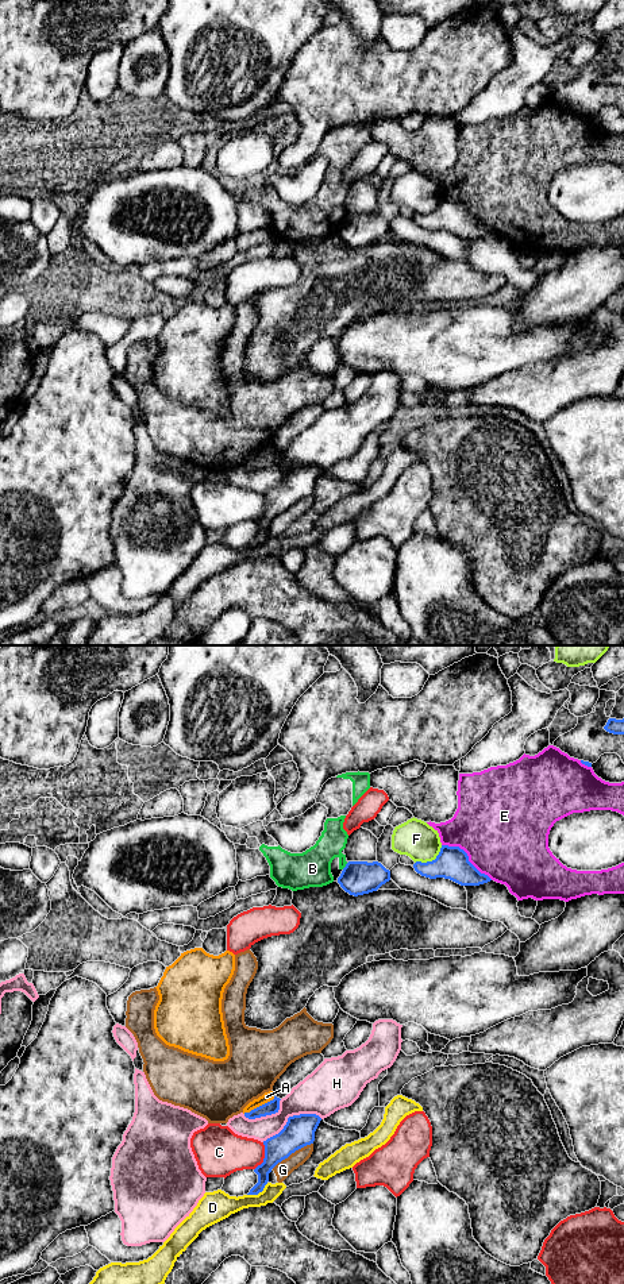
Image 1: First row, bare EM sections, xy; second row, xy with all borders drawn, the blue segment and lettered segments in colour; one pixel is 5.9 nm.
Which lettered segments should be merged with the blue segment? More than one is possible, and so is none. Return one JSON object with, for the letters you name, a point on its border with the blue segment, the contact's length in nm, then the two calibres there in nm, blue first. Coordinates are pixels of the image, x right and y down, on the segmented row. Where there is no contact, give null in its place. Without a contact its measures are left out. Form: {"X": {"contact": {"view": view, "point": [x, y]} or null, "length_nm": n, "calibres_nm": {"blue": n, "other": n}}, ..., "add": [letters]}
{"A": {"contact": {"view": "xy", "point": [260, 1106]}, "length_nm": 220, "calibres_nm": {"blue": 80, "other": 60}}, "add": ["A"]}

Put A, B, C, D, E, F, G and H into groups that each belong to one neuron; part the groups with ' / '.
A / B / C / D / E / F / G / H

